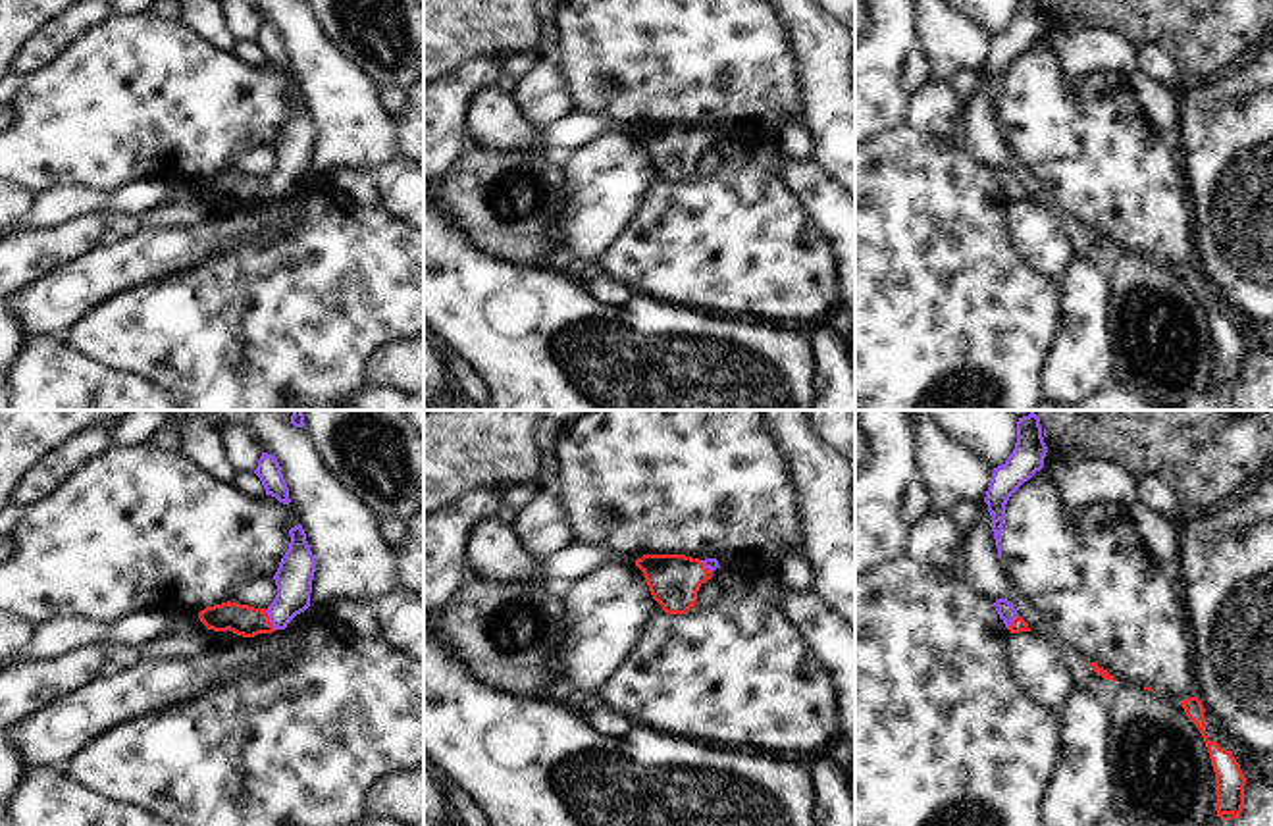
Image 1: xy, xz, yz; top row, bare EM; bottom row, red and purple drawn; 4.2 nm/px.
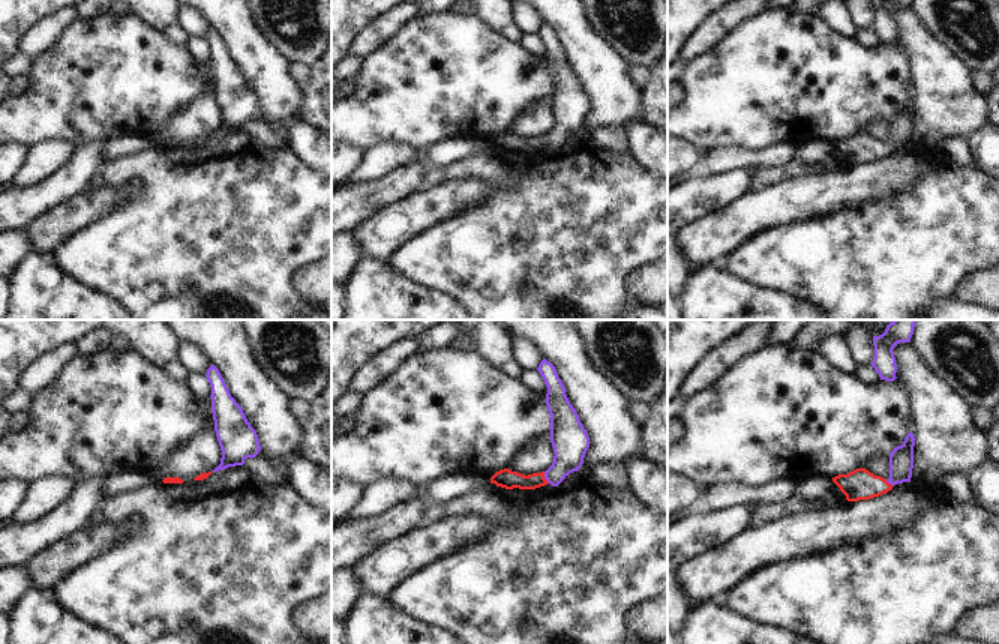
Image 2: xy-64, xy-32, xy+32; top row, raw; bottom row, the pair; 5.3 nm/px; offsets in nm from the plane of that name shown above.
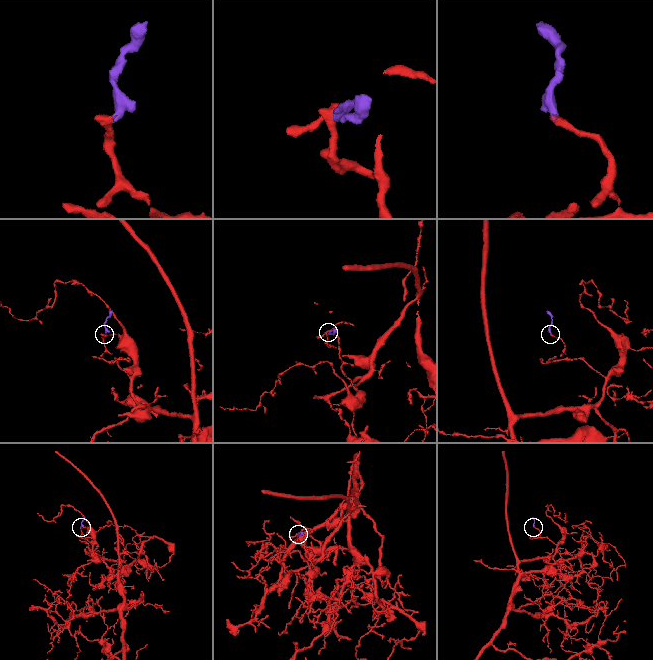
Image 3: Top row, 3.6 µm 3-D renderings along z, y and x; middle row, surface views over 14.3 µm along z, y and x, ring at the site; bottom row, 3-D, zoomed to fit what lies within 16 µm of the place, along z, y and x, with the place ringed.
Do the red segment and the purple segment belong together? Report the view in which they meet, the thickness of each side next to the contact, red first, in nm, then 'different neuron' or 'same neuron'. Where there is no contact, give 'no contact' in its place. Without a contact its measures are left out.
xy | 130/160 nm | same neuron

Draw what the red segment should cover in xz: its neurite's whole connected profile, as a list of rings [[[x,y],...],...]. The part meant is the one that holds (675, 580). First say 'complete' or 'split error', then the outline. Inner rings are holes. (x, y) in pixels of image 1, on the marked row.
split error; [[[643,555],[636,566],[666,614],[686,614],[695,607],[699,587],[720,568],[716,558],[699,560],[686,555]]]

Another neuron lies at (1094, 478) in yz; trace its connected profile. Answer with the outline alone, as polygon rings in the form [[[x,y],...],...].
[[[1084,456],[1078,462],[1053,458],[1044,468],[1059,481],[1063,493],[1063,518],[1078,526],[1088,506],[1098,501],[1136,503],[1136,478],[1104,456]]]

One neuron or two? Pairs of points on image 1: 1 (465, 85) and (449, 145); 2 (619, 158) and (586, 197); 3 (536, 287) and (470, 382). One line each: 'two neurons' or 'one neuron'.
1: one neuron
2: one neuron
3: two neurons

